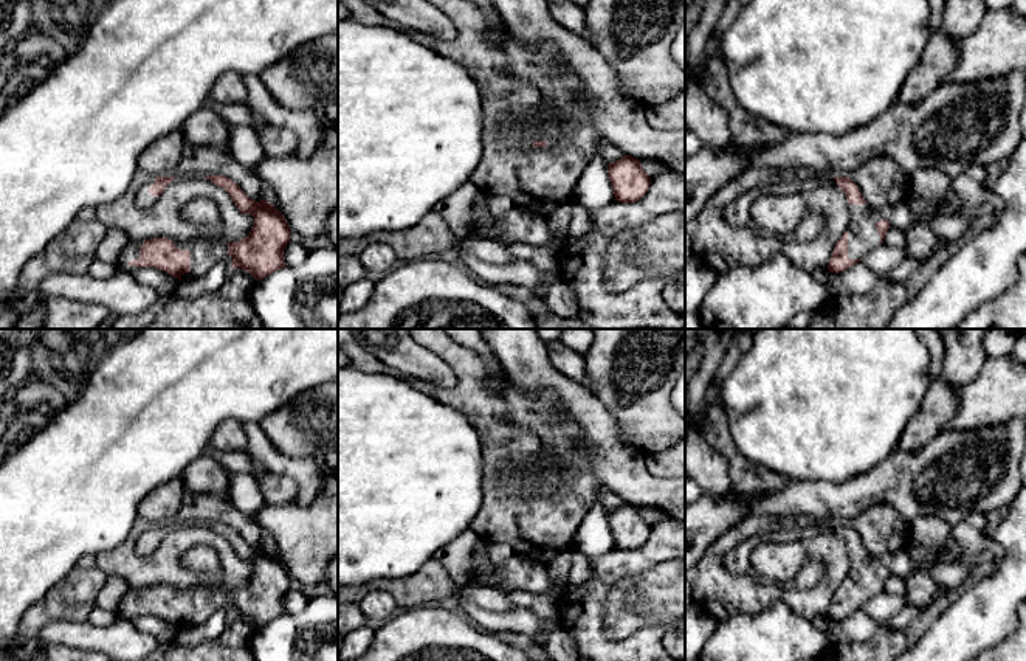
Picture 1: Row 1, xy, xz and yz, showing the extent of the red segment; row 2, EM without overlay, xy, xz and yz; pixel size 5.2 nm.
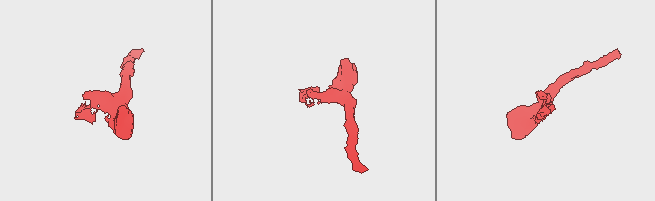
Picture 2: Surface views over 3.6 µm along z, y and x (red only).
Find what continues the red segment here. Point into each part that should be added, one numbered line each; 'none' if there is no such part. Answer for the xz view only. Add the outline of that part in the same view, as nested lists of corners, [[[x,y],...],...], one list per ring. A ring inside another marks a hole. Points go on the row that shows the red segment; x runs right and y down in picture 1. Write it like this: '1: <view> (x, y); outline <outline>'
none

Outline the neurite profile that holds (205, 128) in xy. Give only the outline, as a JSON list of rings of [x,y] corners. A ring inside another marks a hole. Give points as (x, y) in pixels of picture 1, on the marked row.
[[[203,107],[191,115],[181,132],[186,144],[191,146],[223,147],[229,143],[226,121],[211,107]]]

